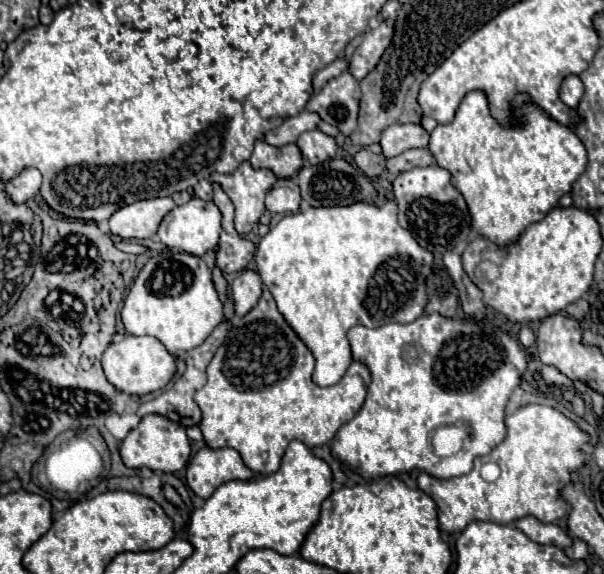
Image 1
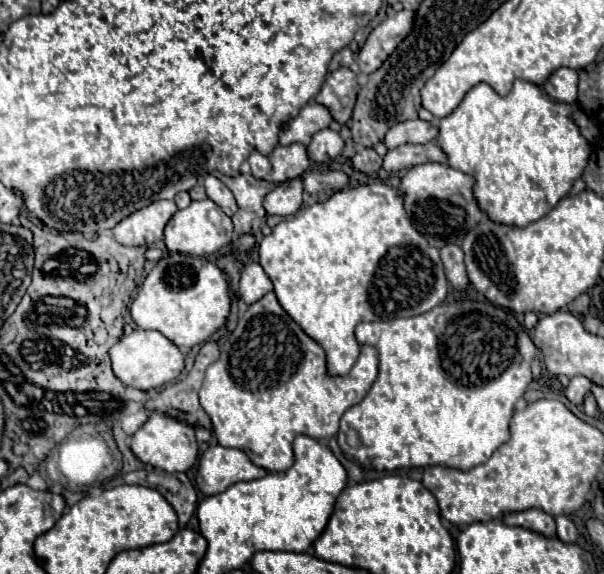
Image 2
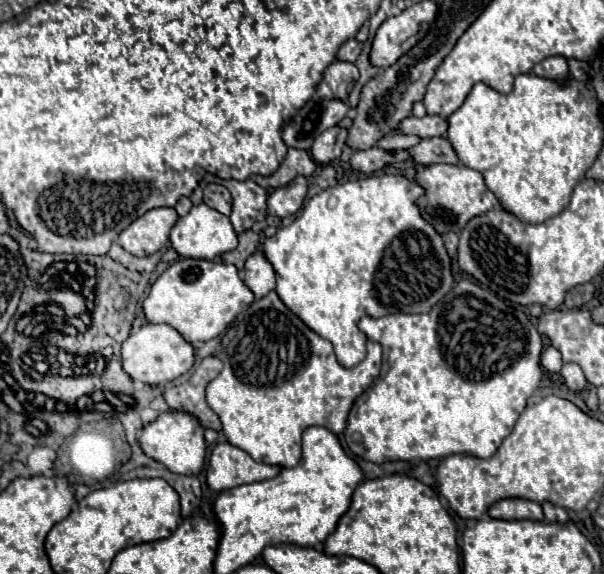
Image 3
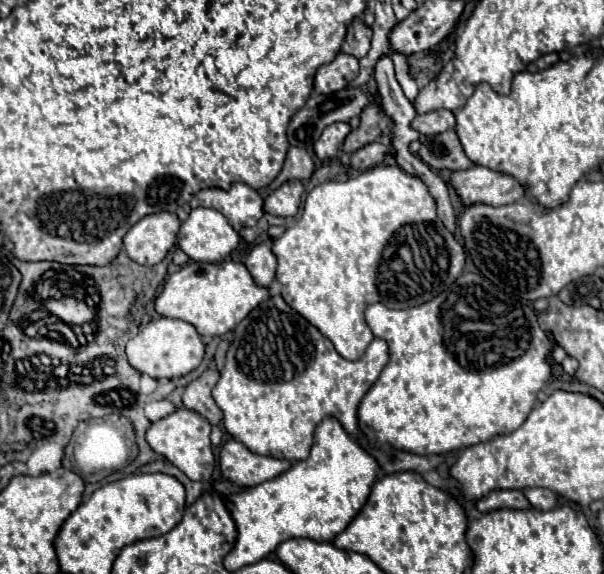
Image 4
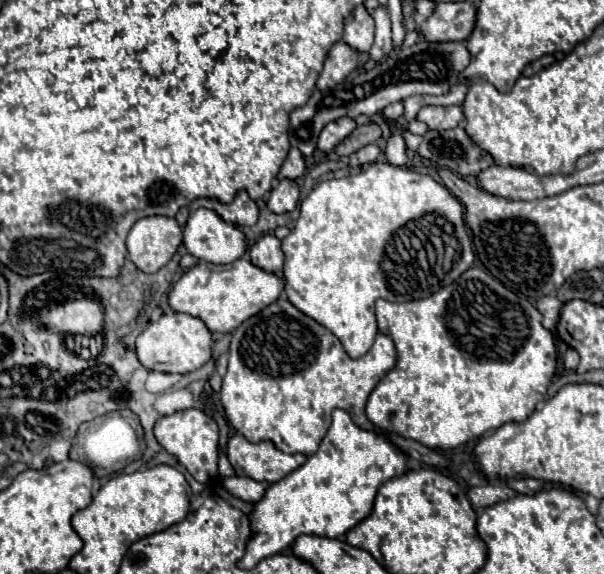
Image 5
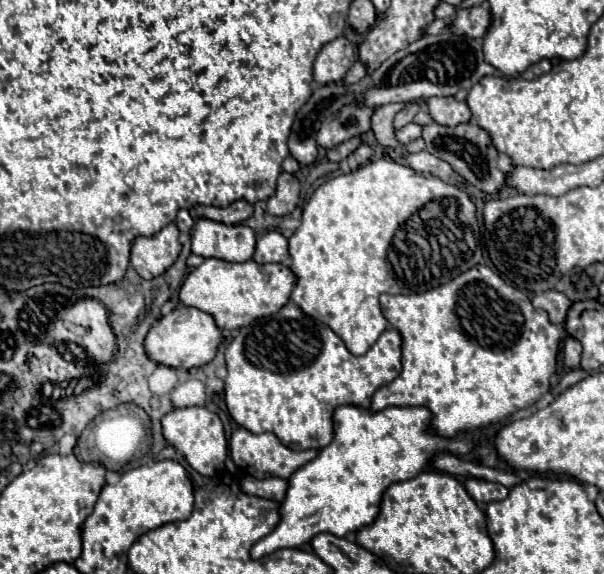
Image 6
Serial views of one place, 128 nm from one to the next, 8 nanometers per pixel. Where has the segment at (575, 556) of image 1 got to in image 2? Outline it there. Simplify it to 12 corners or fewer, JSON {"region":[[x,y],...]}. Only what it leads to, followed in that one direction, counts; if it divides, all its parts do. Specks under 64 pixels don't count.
{"region":[[556,516],[556,534],[562,542],[576,542],[578,532],[568,516]]}

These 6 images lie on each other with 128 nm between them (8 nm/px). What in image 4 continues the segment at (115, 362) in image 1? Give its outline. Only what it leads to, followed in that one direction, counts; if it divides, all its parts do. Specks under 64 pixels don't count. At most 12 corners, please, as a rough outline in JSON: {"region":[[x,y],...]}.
{"region":[[166,316],[126,344],[128,362],[152,378],[180,378],[206,346],[192,324]]}

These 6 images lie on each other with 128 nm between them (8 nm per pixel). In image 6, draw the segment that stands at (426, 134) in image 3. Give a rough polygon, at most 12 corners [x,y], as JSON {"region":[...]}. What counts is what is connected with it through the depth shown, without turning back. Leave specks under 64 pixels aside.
{"region":[[434,96],[428,112],[442,126],[472,118],[466,102]]}

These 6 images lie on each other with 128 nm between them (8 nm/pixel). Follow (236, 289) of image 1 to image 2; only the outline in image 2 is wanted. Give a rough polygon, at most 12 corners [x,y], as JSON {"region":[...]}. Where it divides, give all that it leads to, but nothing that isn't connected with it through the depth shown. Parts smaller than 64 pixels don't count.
{"region":[[258,262],[244,266],[240,298],[254,304],[270,290],[272,280]]}

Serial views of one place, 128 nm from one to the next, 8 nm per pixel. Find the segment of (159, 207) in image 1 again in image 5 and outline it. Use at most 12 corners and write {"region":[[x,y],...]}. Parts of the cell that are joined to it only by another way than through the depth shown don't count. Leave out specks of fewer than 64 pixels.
{"region":[[140,218],[126,238],[128,258],[156,272],[182,244],[174,218]]}

